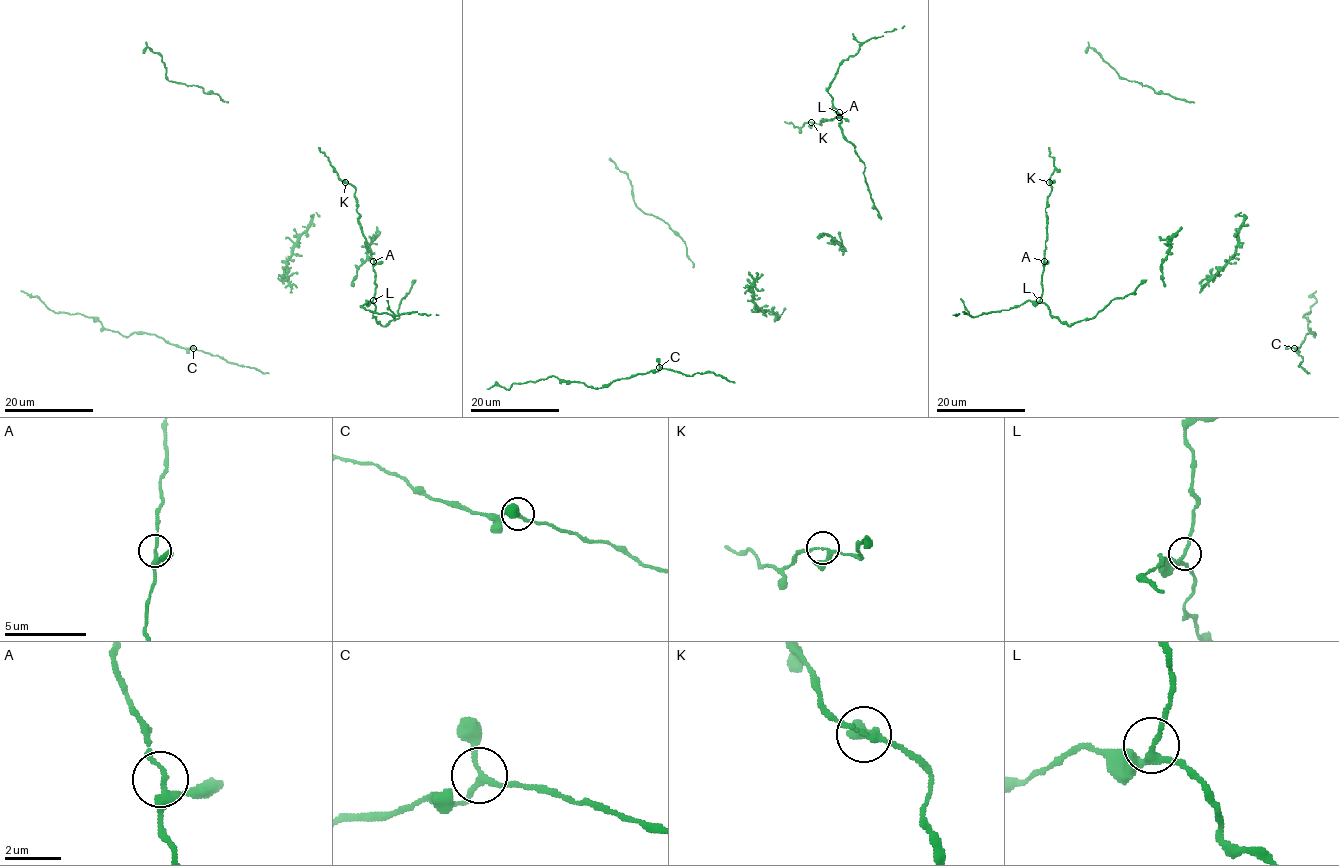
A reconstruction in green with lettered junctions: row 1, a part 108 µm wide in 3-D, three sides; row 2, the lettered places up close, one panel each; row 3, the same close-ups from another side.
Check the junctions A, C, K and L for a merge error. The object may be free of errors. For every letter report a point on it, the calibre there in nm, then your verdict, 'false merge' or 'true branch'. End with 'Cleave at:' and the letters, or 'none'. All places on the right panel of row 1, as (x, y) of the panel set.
A: at (1044, 261); 240 nm thick; true branch
C: at (1294, 348); 190 nm thick; true branch
K: at (1049, 182); 190 nm thick; true branch
L: at (1039, 300); 200 nm thick; true branch
Cleave at: none

